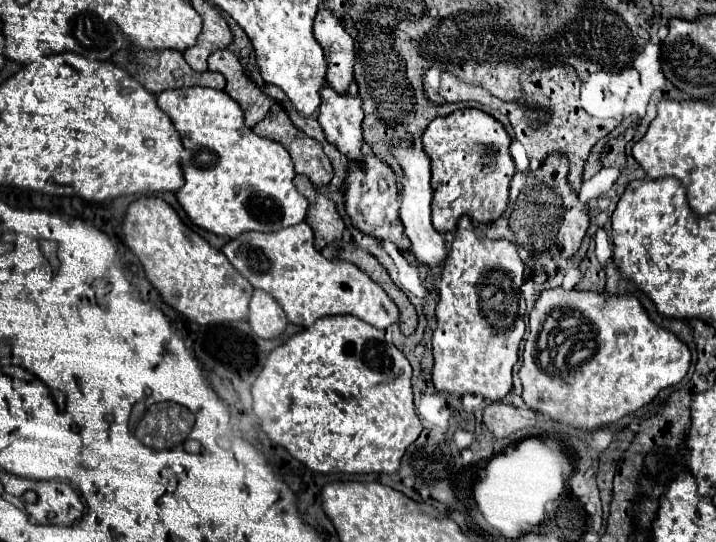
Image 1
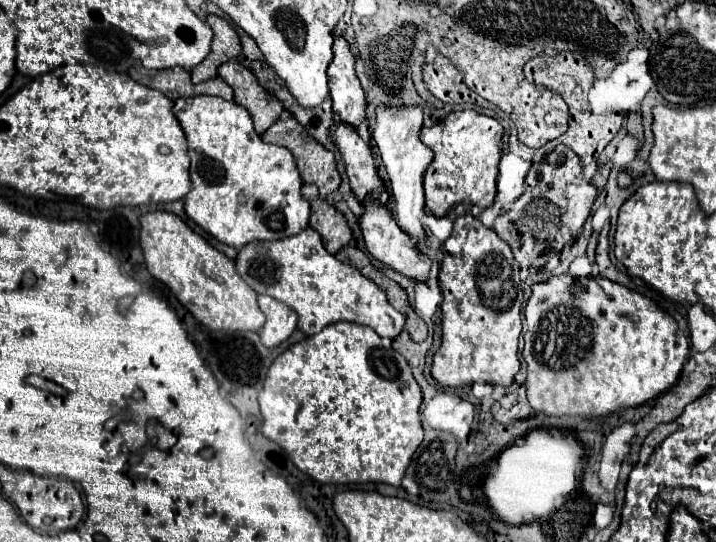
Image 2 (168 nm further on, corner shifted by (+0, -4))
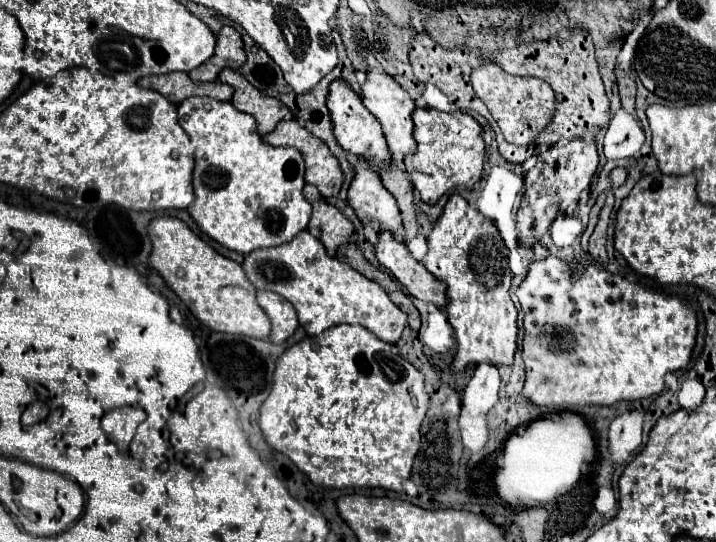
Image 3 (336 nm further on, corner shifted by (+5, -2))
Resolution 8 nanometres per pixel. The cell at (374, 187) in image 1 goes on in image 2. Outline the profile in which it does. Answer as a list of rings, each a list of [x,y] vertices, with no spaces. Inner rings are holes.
[[[369,195],[369,199],[365,199],[363,203],[363,215],[359,217],[359,225],[361,225],[361,231],[363,231],[363,239],[365,239],[365,245],[367,245],[367,251],[379,259],[383,265],[387,267],[393,267],[395,271],[403,273],[405,277],[411,277],[411,279],[417,279],[417,281],[427,281],[429,277],[429,267],[431,267],[431,259],[419,251],[417,243],[399,229],[399,225],[395,223],[391,211],[377,199],[373,199]]]

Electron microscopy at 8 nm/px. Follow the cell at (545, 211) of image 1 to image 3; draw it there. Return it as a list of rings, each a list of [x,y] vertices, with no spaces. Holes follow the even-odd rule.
[[[572,139],[566,145],[552,145],[538,155],[538,163],[524,175],[524,199],[518,211],[518,241],[522,245],[534,245],[550,229],[558,213],[570,213],[570,207],[580,199],[580,193],[592,183],[598,167],[596,141]]]

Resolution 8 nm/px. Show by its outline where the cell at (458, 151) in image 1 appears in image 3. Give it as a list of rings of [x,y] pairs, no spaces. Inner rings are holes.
[[[418,107],[412,113],[416,153],[404,157],[406,171],[412,179],[420,199],[434,205],[446,191],[456,187],[474,189],[484,169],[484,141],[480,137],[482,127],[478,121],[462,111],[436,111],[432,107]]]

